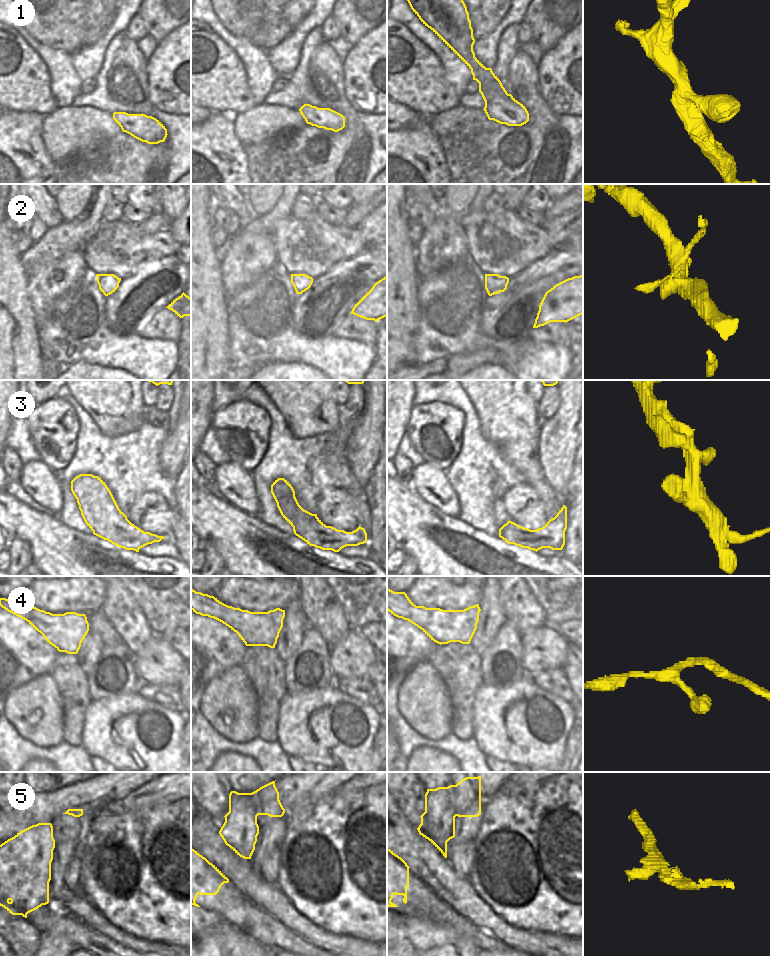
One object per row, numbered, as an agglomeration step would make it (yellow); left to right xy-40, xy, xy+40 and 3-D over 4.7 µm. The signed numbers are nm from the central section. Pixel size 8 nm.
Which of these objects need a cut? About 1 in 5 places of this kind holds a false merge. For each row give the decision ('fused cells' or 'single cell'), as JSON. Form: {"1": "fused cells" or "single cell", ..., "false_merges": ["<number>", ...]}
{"1": "single cell", "2": "single cell", "3": "single cell", "4": "single cell", "5": "single cell", "false_merges": []}

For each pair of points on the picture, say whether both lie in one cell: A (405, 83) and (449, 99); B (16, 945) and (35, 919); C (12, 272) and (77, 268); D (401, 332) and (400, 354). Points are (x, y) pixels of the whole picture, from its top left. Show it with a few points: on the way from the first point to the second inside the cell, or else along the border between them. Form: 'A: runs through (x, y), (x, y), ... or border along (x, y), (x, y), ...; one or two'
A: runs through (416, 83), (428, 93), (438, 96); one
B: border along (26, 918), (41, 932), (51, 931), (53, 933); two
C: border along (25, 271), (26, 292), (28, 294); two
D: runs through (400, 337), (400, 349); one

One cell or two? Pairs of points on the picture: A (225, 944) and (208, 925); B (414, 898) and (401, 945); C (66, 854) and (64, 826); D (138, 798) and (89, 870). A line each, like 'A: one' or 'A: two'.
A: two
B: two
C: one
D: two

